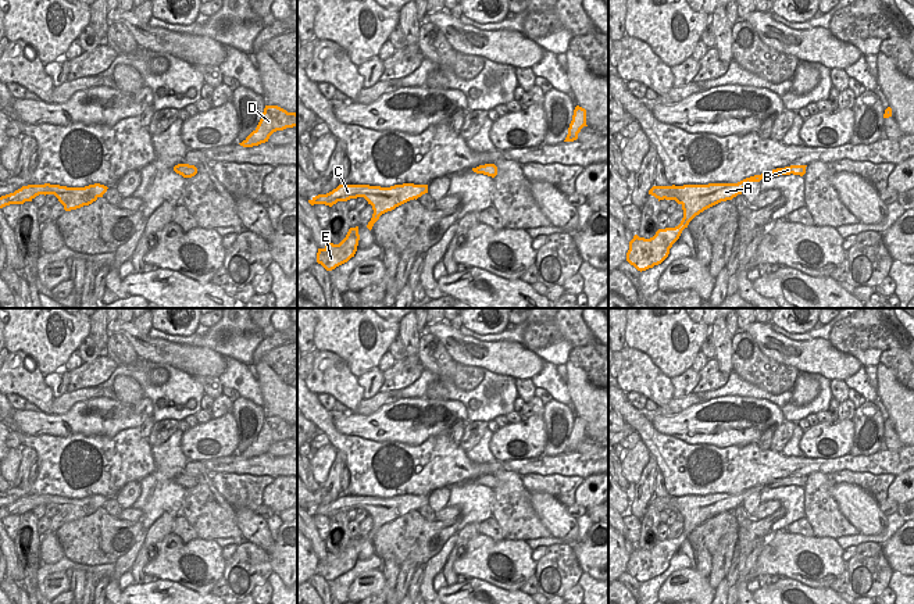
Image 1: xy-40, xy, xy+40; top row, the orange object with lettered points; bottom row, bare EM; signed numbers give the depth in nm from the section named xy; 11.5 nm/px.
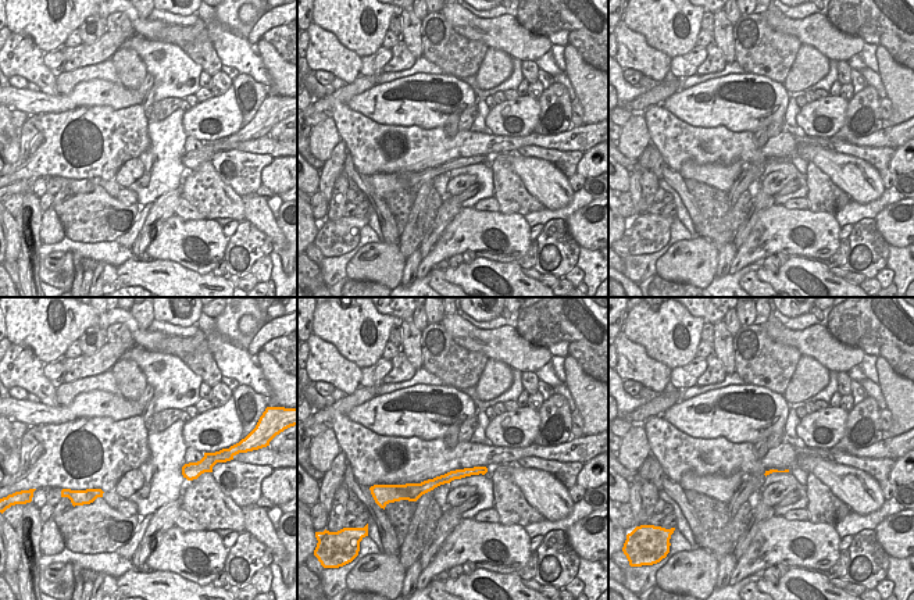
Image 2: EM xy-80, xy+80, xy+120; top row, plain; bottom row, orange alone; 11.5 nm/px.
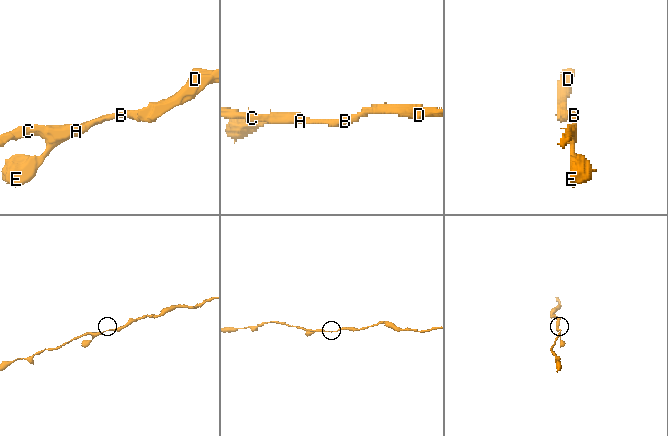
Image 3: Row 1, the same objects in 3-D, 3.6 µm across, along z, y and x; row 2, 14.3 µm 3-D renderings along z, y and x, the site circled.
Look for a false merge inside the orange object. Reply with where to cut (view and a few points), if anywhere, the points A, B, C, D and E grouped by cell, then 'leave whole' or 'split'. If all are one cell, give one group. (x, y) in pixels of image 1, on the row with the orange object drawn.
cut none; groups A B C D E; leave whole

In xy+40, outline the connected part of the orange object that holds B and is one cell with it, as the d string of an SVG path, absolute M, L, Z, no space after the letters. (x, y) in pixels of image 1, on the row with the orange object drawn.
M790 165L776 168L770 172L746 178L738 183L708 183L708 185L683 185L683 186L653 186L649 194L660 200L675 200L682 205L683 218L675 228L658 229L650 239L638 235L629 242L626 261L638 271L646 271L661 264L670 254L670 249L679 239L682 230L689 222L704 210L742 194L743 189L751 182L760 182L763 178L779 175L806 174L807 165Z

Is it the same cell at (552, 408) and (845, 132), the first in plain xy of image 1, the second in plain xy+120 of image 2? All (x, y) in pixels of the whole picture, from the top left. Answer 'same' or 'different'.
same

